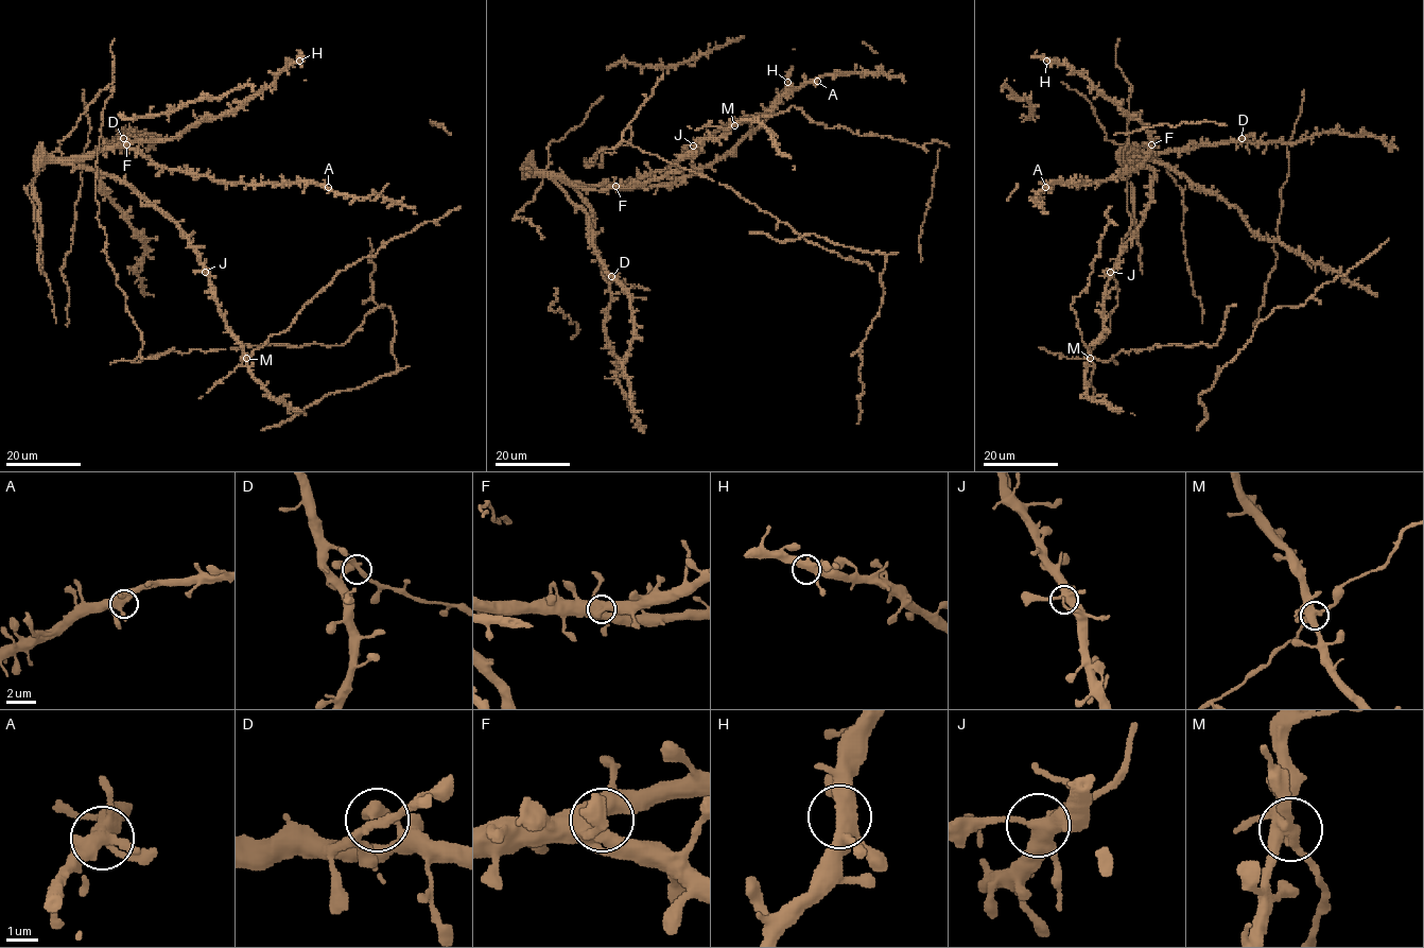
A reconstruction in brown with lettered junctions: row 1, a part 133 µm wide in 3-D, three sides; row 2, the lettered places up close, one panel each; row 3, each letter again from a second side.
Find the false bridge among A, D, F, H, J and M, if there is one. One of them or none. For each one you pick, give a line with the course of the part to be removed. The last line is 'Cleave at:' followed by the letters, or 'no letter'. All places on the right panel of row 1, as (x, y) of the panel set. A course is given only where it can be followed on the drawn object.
Cleave at: no letter

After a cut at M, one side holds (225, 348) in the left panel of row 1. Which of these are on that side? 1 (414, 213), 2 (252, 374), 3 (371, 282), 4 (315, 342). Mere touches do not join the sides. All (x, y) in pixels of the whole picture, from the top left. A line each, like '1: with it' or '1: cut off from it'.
1: with it
2: with it
3: with it
4: with it

